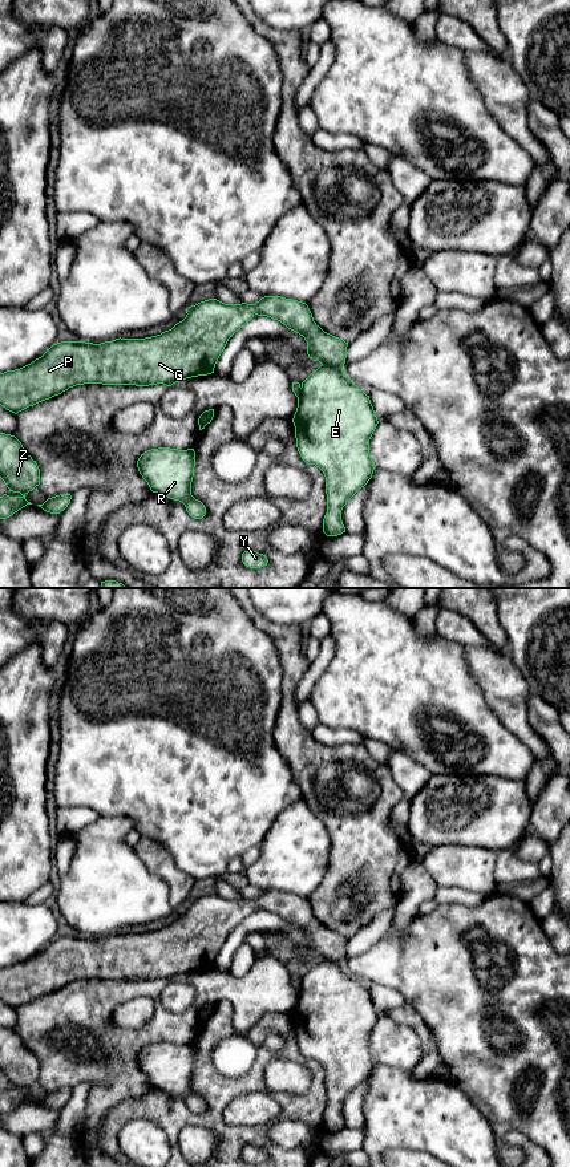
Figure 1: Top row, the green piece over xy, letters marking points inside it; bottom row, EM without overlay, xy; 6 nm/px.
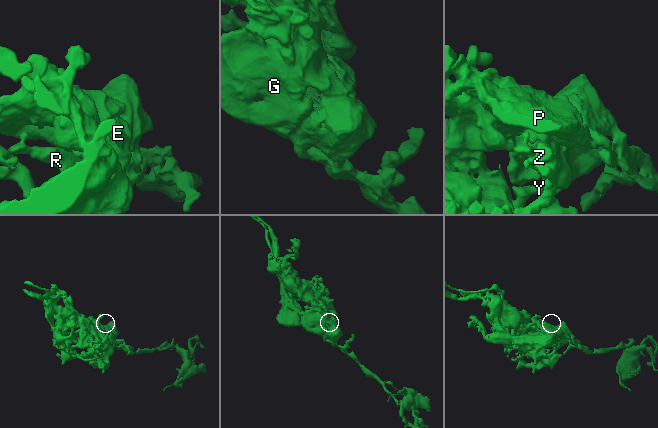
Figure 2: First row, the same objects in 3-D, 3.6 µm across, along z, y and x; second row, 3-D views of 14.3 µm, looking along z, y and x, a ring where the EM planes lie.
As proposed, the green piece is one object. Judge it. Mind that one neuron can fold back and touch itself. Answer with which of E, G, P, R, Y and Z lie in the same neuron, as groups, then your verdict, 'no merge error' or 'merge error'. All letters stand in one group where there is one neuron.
E G P R Y Z | no merge error

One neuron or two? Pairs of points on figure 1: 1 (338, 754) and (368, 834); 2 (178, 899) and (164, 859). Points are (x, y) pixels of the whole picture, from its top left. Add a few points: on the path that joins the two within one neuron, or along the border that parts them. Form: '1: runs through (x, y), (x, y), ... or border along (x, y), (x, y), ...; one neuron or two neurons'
1: runs through (335, 774), (338, 801), (351, 814); one neuron
2: runs through (178, 890), (177, 879), (166, 868); one neuron

